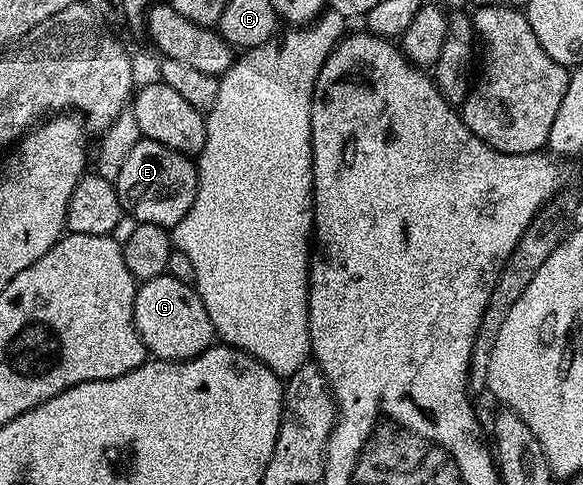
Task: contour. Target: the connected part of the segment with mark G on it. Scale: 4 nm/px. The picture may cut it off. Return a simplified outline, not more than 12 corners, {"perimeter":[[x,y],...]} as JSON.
{"perimeter":[[168,274],[134,292],[147,352],[193,359],[215,342],[191,284]]}

